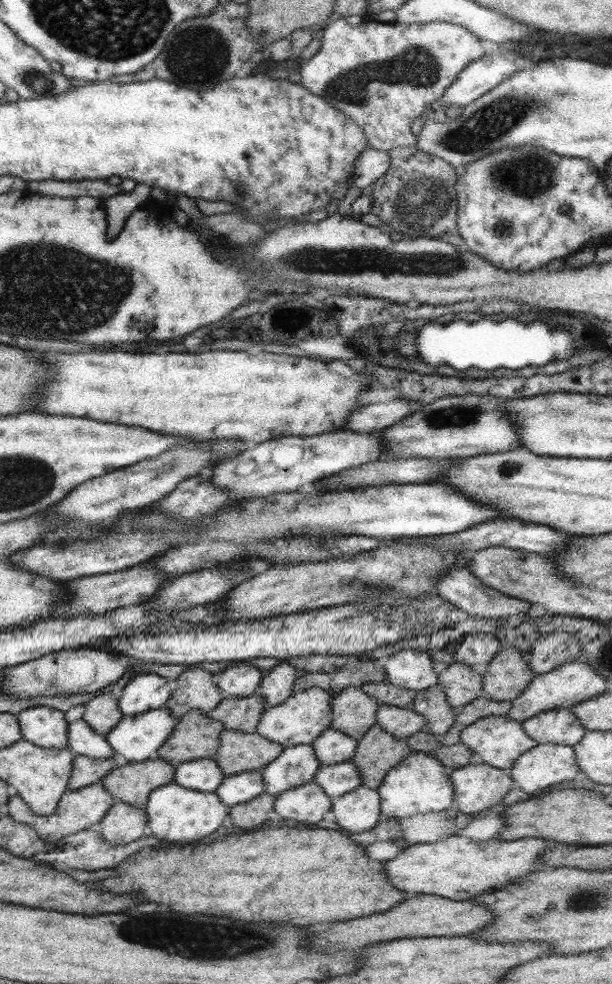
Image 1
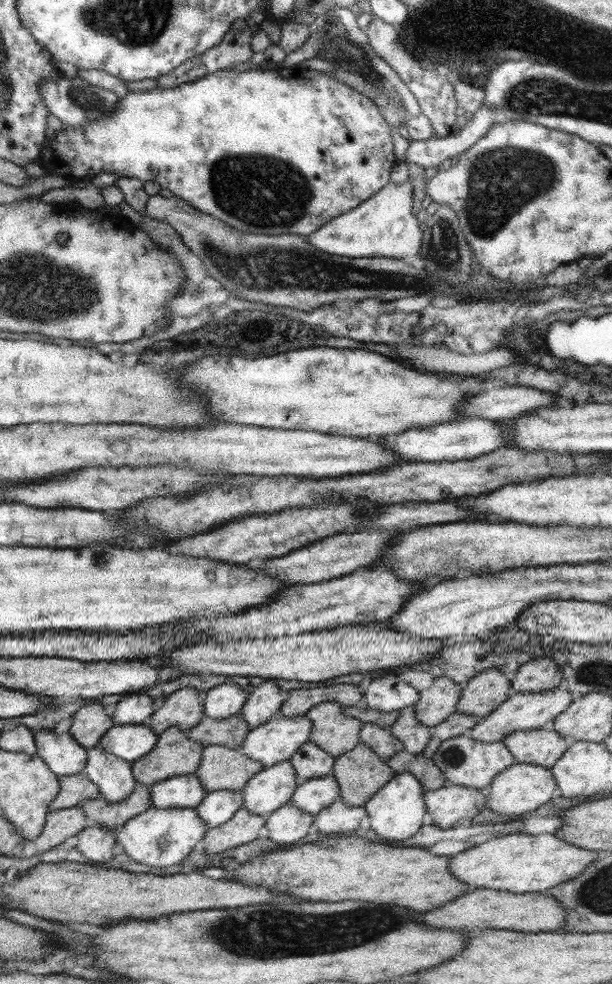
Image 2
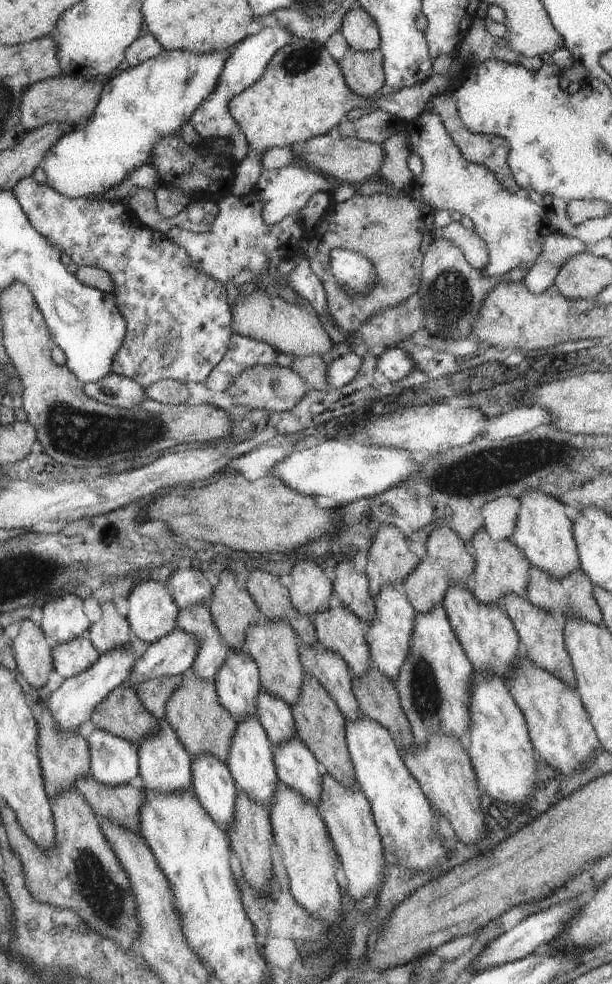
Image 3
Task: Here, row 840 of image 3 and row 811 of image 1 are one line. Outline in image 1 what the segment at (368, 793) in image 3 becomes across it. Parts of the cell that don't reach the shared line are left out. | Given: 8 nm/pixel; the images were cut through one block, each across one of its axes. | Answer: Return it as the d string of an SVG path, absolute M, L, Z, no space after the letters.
M411 752L386 773L377 788L381 812L399 822L400 819L417 814L446 811L455 803L455 788L448 773L435 756L425 752Z

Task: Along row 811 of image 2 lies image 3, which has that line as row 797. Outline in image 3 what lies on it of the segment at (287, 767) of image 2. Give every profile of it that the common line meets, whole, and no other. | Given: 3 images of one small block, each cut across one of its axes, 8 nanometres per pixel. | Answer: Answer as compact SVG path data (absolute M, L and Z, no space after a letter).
M256 715L237 720L236 732L234 732L232 740L230 740L230 750L228 750L226 764L237 786L244 790L244 794L252 802L256 802L256 804L266 808L269 808L270 804L274 802L276 786L278 786L280 781L276 774L276 766L274 766L271 748L272 743L268 736L266 736L266 732L260 722L258 722Z

